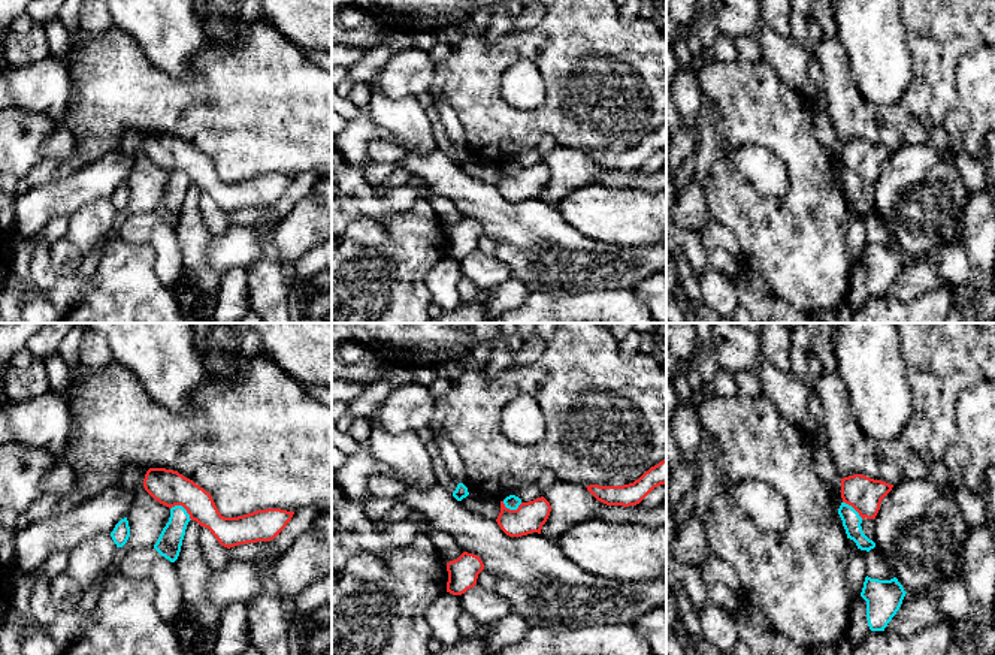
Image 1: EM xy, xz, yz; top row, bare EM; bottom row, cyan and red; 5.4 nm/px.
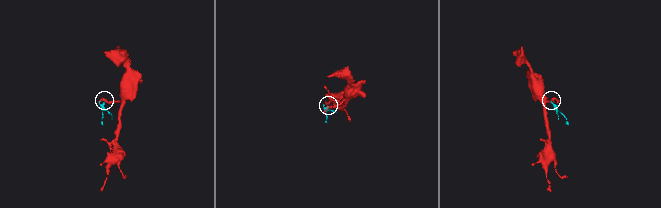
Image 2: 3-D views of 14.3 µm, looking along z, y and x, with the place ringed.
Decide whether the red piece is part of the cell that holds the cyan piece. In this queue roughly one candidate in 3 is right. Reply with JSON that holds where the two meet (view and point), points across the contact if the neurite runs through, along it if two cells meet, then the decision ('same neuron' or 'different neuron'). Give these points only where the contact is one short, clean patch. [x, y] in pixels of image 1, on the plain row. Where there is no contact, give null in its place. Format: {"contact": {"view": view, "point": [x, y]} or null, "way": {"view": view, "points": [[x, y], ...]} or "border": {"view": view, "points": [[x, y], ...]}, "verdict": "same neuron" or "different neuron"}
{"contact": {"view": "xy", "point": [183, 172]}, "border": {"view": "xy", "points": [[171, 172], [181, 171], [191, 184]]}, "verdict": "different neuron"}

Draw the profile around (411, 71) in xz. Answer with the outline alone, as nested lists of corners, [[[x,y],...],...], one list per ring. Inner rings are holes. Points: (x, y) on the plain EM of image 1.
[[[408,48],[396,52],[375,75],[375,87],[382,94],[402,99],[429,91],[435,75],[435,61],[429,52]]]

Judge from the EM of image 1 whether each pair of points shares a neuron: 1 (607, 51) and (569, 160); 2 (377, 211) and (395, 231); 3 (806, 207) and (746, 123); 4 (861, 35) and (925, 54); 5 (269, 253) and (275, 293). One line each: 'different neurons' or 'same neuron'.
1: different neurons
2: different neurons
3: same neuron
4: different neurons
5: same neuron

